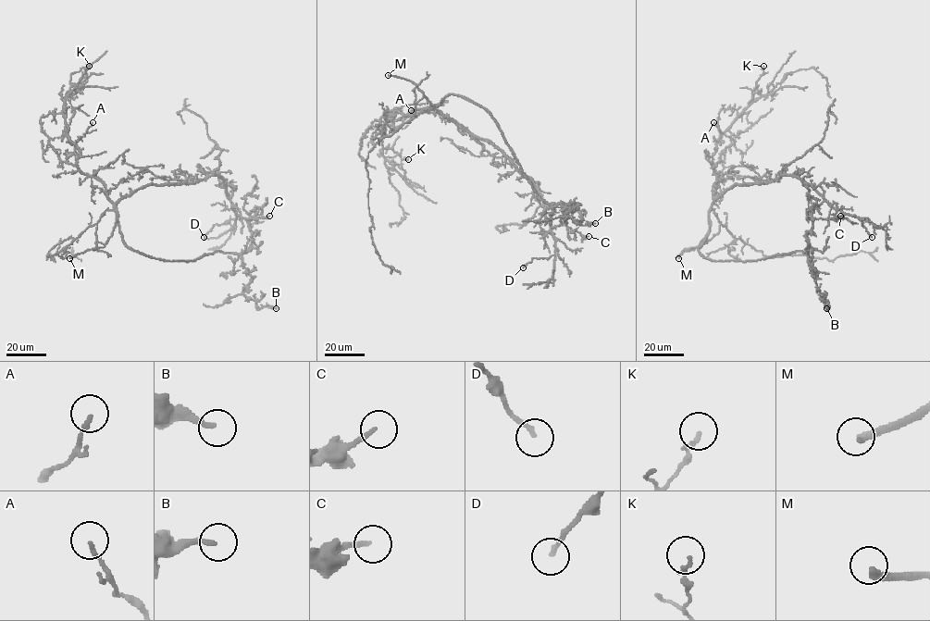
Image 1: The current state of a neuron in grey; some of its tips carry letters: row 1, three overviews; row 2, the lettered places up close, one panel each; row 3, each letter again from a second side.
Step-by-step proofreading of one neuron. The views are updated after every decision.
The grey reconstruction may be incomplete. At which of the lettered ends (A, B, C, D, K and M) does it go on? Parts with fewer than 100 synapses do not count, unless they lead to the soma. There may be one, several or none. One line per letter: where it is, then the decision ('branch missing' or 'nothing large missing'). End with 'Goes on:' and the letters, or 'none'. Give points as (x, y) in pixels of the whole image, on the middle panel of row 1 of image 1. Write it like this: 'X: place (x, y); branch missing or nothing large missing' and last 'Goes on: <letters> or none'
A: place (411, 110); nothing large missing
B: place (595, 223); nothing large missing
C: place (588, 236); nothing large missing
D: place (523, 267); nothing large missing
K: place (408, 159); nothing large missing
M: place (388, 75); branch missing
Goes on: M

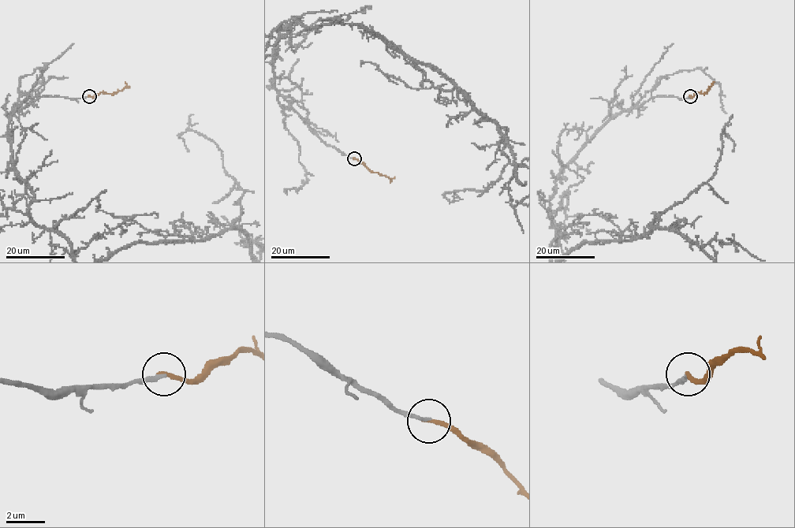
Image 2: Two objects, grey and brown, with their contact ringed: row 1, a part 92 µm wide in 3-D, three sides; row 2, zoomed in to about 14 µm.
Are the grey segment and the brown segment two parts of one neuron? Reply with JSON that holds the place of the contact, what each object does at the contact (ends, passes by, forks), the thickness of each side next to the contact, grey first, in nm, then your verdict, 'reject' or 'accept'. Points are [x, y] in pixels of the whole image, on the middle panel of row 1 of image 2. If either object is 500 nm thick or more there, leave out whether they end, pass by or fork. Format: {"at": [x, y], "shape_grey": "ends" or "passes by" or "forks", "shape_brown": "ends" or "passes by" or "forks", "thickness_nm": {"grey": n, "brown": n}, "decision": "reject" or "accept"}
{"at": [354, 158], "shape_grey": "ends", "shape_brown": "ends", "thickness_nm": {"grey": 180, "brown": 220}, "decision": "accept"}

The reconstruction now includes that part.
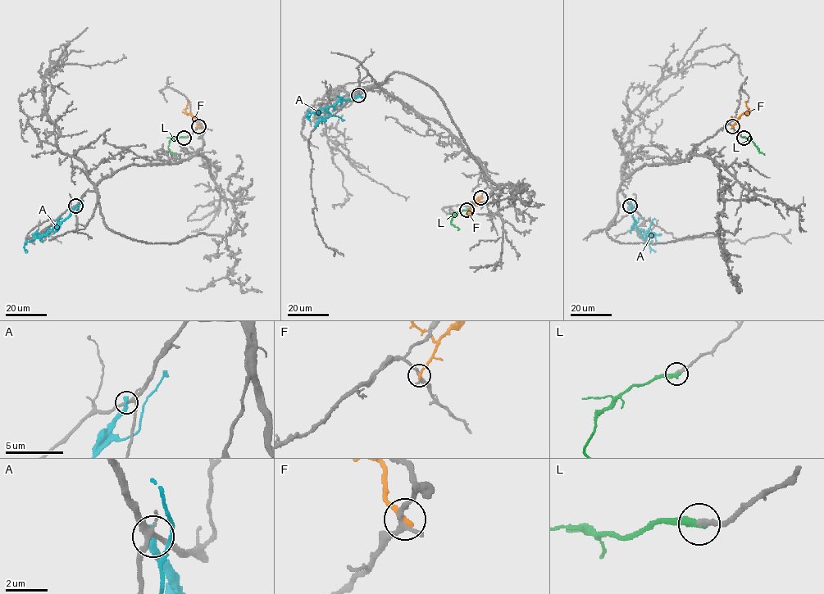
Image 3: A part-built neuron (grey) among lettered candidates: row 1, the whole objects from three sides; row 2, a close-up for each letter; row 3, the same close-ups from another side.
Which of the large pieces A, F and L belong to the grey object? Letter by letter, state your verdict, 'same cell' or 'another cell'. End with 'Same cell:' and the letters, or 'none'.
A: another cell
F: another cell
L: same cell
Same cell: L

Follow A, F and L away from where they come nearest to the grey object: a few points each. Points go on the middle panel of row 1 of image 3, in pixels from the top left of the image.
A: (358, 95), (341, 99), (333, 106), (319, 110), (317, 113), (320, 120), (332, 115), (344, 120)
F: (480, 197), (471, 210)
L: (466, 209), (452, 216), (450, 223), (457, 229)

